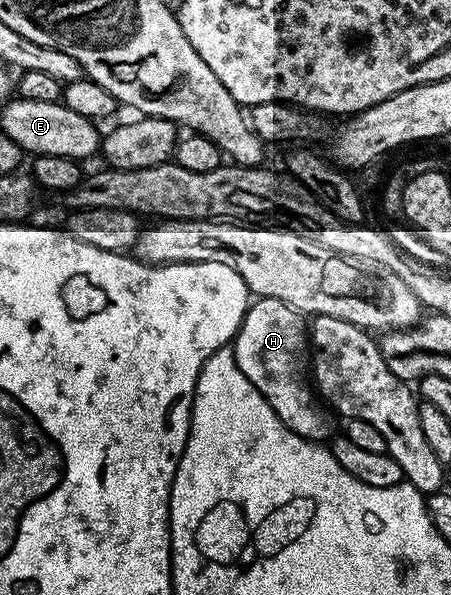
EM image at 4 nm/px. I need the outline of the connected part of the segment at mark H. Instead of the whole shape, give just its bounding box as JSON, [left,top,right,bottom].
[234,299,334,443]

